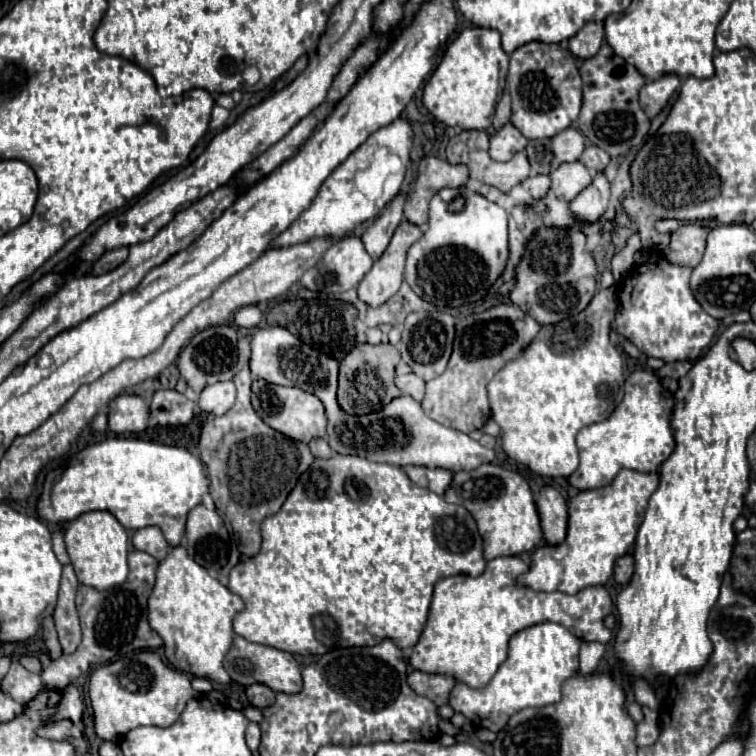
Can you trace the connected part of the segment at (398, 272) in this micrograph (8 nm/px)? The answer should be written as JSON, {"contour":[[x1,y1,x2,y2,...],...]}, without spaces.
{"contour":[[403,220,397,226,387,250,373,262,373,268,365,274,365,278,357,286,357,296,365,304,377,308,399,290,403,282,407,248,415,240,419,240,419,236,421,236,419,226,407,220]]}

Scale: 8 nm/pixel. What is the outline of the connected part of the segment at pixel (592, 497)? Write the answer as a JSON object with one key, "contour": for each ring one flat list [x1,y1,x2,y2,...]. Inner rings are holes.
{"contour":[[621,470,611,484,573,496,569,502,569,526,565,540,555,546,539,546,531,554,529,572,521,574,517,584,543,592,559,590,563,594,577,594,587,586,605,586,613,574,615,558,631,550,639,524,643,522,647,500,657,486,657,474]]}

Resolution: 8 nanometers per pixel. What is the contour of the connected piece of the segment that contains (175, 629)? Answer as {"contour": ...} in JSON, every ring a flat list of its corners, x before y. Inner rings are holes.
{"contour":[[173,546,165,560,159,562,155,586,149,596,149,624,163,638,165,656,175,668,230,684,231,678,221,662,235,634,231,622,243,608,243,600,189,558,185,546]]}

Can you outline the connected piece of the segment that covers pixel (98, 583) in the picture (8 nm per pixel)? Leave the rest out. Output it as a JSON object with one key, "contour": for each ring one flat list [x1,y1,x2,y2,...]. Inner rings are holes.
{"contour":[[95,510,77,516,65,530,65,544,81,584,107,590,123,584,123,580,127,578,127,532,111,512]]}

